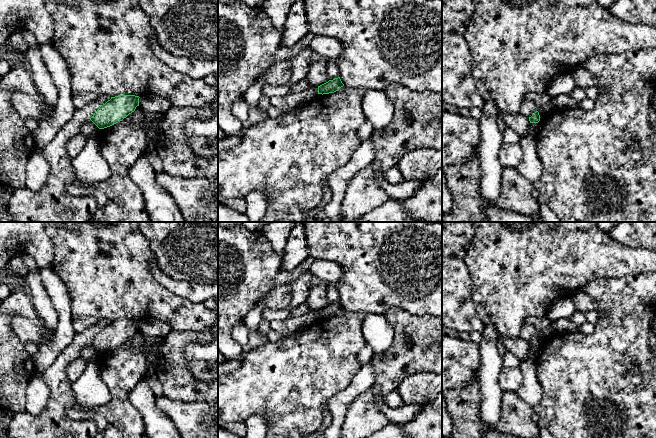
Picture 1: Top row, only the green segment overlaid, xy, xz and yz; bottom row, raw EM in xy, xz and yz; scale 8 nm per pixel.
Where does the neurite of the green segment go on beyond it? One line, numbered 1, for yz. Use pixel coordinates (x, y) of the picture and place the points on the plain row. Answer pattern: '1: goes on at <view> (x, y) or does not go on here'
1: does not go on here

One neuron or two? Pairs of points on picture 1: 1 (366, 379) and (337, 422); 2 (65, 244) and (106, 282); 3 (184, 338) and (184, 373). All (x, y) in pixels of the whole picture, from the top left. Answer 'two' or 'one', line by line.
1: one
2: one
3: one

